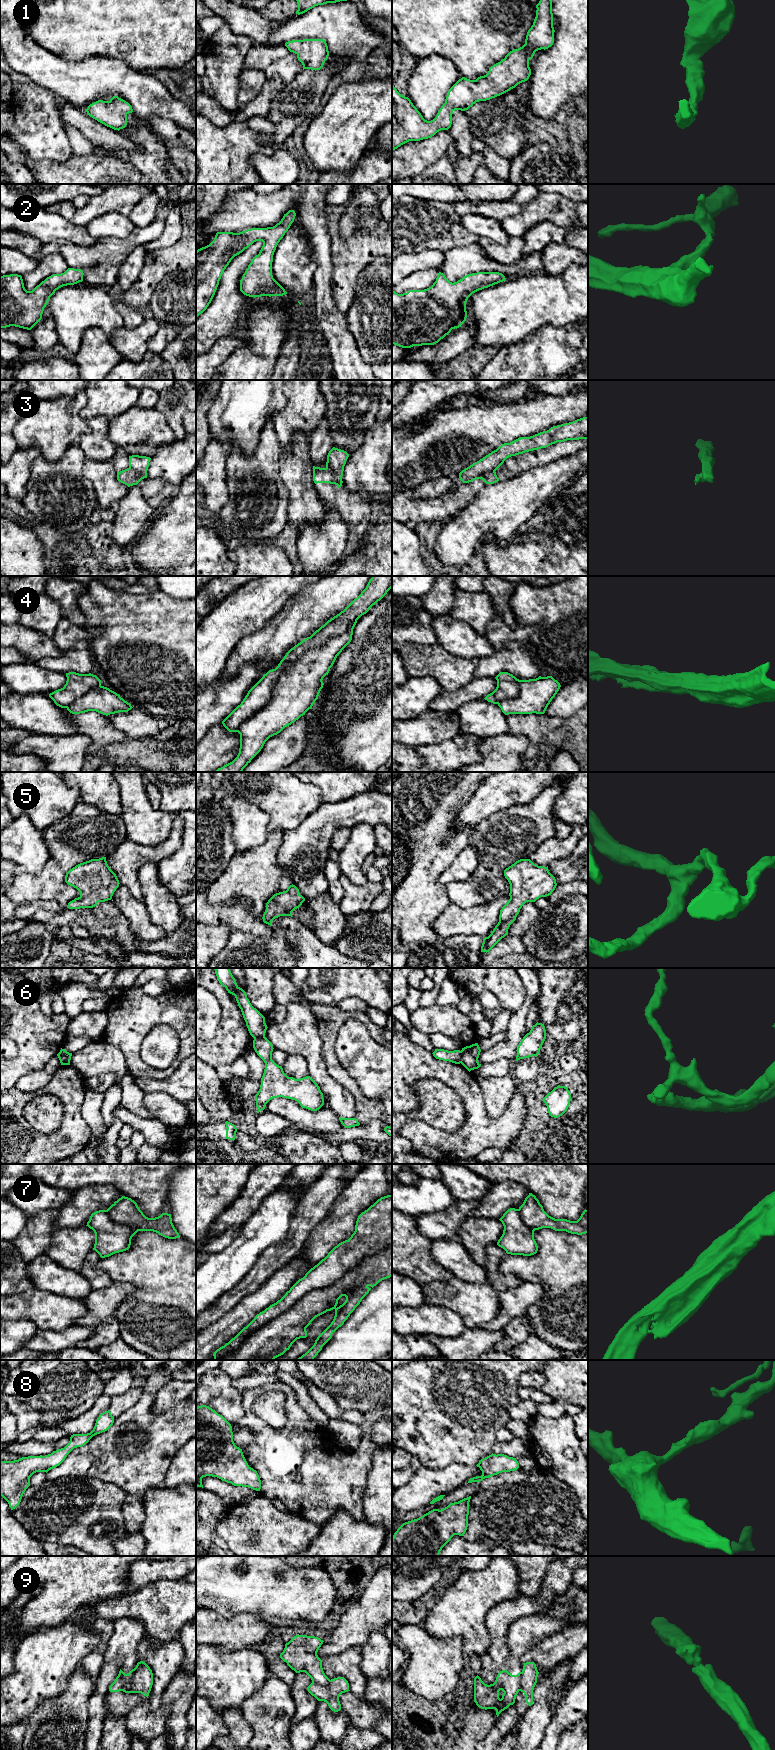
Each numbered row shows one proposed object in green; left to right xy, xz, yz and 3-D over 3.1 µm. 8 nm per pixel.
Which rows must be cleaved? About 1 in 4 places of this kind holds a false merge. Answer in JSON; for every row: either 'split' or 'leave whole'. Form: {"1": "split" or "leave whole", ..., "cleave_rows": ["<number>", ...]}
{"1": "leave whole", "2": "leave whole", "3": "split", "4": "split", "5": "leave whole", "6": "split", "7": "split", "8": "leave whole", "9": "split", "cleave_rows": ["3", "4", "6", "7", "9"]}

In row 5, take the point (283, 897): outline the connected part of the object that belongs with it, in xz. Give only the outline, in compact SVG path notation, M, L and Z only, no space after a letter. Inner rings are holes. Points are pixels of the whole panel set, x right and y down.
M290 885L286 891L274 894L266 903L263 922L272 926L272 921L280 916L292 916L292 912L299 908L305 898L299 893L295 885Z

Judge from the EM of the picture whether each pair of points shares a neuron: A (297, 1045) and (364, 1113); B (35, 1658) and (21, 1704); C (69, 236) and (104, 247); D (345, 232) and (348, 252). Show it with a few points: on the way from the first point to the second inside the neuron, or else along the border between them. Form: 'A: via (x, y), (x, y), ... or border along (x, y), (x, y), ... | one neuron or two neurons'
A: border along (340, 1084), (354, 1099), (356, 1117) | two neurons
B: via (35, 1669), (35, 1678), (21, 1693) | one neuron
C: border along (97, 239), (88, 246), (79, 246), (69, 242) | two neurons
D: border along (339, 218), (344, 238), (369, 232) | two neurons

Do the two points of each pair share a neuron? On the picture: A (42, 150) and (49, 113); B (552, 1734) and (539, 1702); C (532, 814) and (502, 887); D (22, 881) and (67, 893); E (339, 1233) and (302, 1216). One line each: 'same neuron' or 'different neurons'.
A: same neuron
B: different neurons
C: same neuron
D: same neuron
E: different neurons

